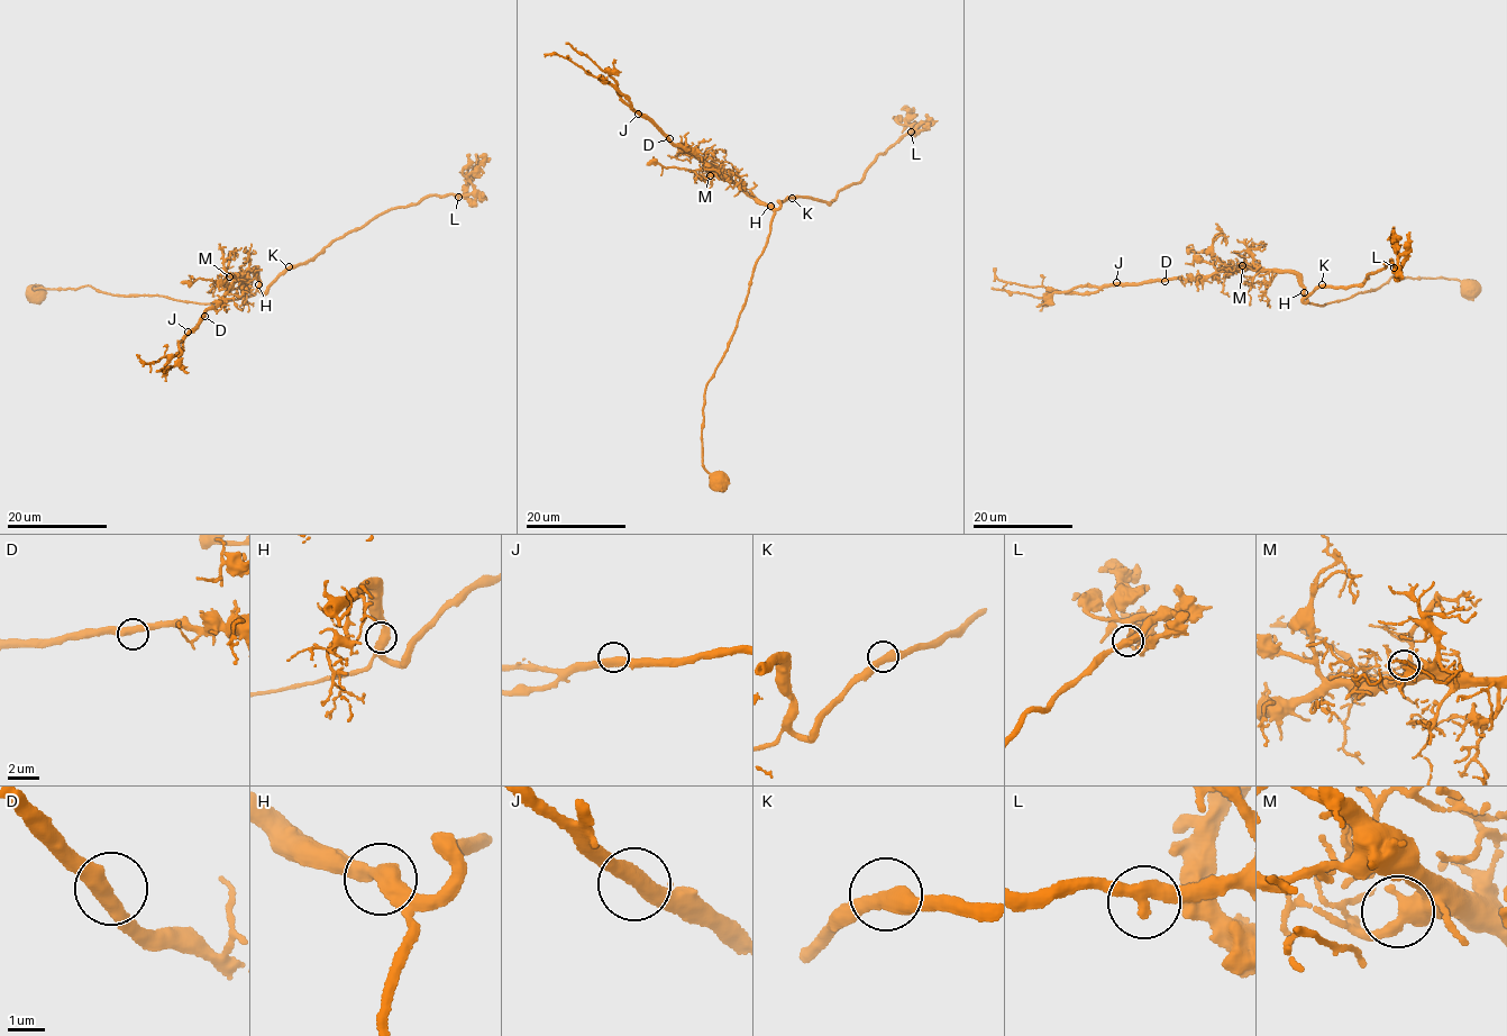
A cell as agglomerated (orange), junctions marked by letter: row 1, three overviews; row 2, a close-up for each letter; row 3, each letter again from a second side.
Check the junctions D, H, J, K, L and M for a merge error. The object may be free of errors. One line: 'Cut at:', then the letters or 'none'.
Cut at: none

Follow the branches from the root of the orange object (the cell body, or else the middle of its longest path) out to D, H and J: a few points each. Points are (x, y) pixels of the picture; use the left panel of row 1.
D: (36, 293), (35, 288), (88, 285), (112, 294), (218, 303), (256, 292), (256, 270), (234, 279), (204, 316)
H: (36, 293), (35, 288), (74, 290), (88, 285), (112, 294), (153, 294), (208, 305), (248, 297), (258, 284)
J: (36, 293), (88, 285), (218, 303), (256, 292), (256, 270), (234, 279), (188, 332)

